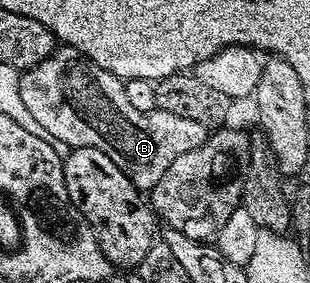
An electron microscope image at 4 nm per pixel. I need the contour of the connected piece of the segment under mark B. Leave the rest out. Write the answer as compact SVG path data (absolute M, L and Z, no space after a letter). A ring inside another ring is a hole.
M62 45L54 50L40 65L30 67L21 72L19 95L28 113L35 118L40 127L51 140L66 142L75 147L95 147L100 153L108 153L112 161L128 176L139 191L146 193L155 187L160 177L188 149L196 149L205 141L208 128L200 125L200 121L188 121L188 117L176 117L176 113L164 113L160 110L141 111L128 101L126 84L112 73L100 69L88 57L84 57L76 49Z

